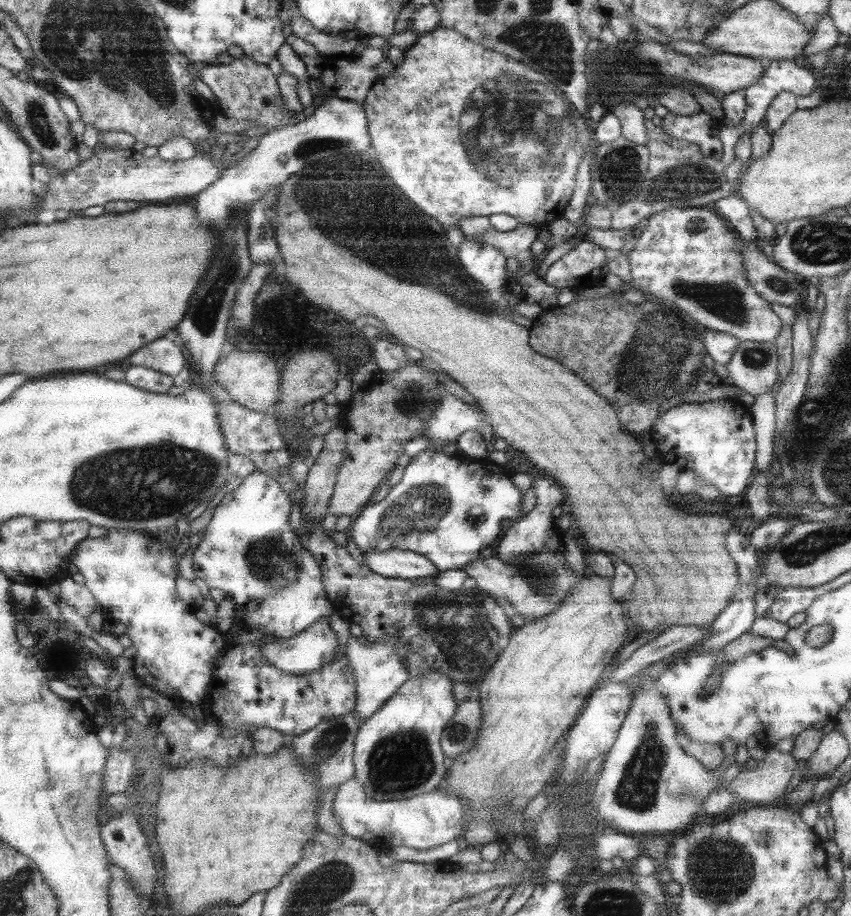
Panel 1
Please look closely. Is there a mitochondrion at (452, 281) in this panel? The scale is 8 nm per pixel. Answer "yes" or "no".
yes

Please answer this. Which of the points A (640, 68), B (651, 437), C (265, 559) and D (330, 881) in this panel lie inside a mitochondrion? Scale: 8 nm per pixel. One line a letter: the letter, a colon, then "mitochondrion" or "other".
A: mitochondrion
B: other
C: mitochondrion
D: mitochondrion

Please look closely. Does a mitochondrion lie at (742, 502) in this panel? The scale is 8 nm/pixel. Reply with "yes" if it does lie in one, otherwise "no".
no

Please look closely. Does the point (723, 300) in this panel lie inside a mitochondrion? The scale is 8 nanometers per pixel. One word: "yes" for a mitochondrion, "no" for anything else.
yes

